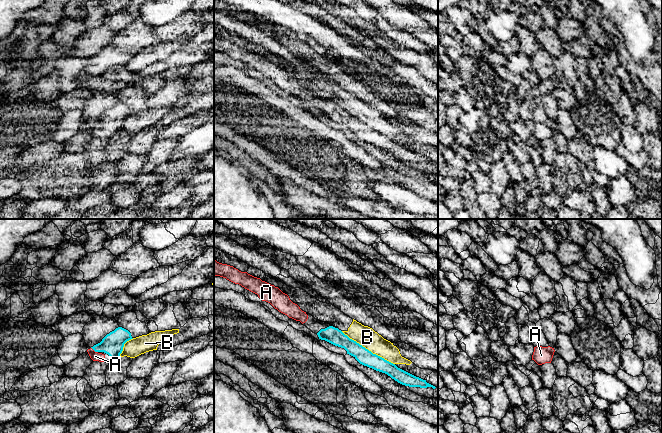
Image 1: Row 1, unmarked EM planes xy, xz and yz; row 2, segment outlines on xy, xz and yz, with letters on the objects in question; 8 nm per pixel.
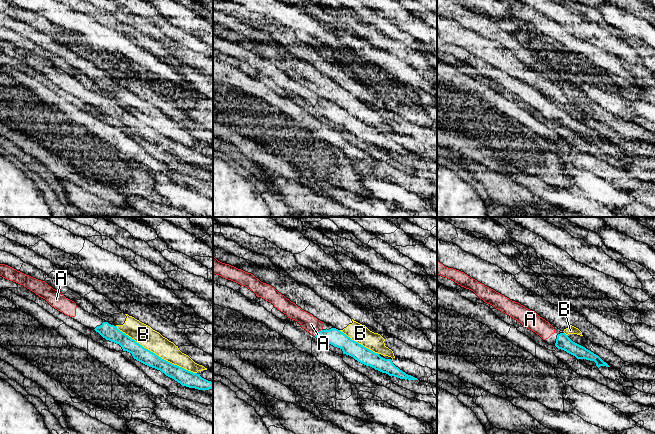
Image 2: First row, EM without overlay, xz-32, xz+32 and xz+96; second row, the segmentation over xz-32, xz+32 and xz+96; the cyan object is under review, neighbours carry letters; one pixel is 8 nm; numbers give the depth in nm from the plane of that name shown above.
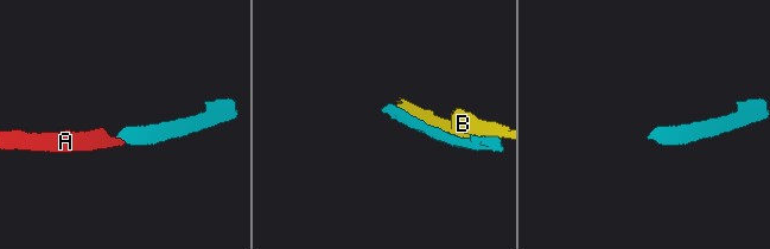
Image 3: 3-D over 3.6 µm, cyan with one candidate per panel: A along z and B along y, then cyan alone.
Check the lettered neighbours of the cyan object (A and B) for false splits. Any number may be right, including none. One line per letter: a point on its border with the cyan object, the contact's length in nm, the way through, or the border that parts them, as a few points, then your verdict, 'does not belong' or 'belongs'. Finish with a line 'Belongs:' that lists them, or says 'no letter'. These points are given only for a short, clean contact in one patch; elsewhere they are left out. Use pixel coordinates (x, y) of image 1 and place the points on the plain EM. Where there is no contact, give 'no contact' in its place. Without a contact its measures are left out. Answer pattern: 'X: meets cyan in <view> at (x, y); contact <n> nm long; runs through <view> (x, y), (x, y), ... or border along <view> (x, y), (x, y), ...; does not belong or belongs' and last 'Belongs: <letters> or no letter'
A: meets cyan in xy at (94, 126); contact 70 nm long; runs through xy (112, 120), (98, 123), (94, 126), (95, 132); belongs
B: meets cyan in xz at (367, 125); contact 500 nm long; does not belong
Belongs: A

